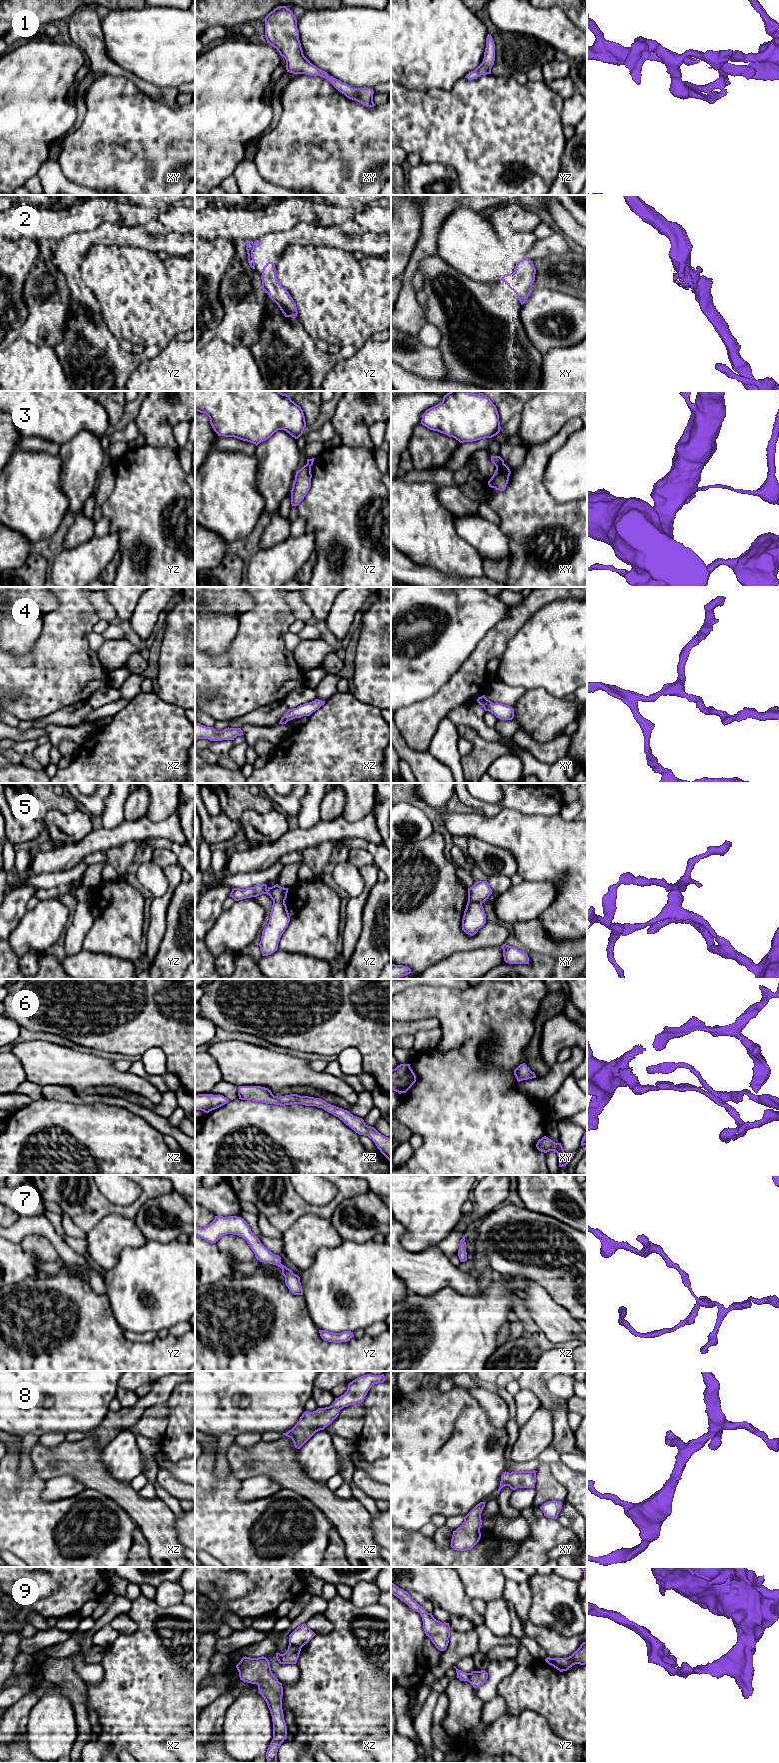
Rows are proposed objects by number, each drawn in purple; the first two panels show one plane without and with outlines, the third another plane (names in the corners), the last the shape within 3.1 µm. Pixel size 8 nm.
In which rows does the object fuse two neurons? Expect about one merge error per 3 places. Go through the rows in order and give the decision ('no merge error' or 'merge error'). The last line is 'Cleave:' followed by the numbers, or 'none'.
1: no merge error
2: no merge error
3: merge error
4: no merge error
5: merge error
6: no merge error
7: no merge error
8: no merge error
9: merge error
Cleave: 3, 5, 9

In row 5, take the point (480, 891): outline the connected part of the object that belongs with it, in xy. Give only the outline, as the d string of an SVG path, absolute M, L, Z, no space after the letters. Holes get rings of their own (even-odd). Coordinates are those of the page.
M487 880L477 881L472 887L468 888L468 901L482 904L489 898L492 892L493 891L490 888Z

